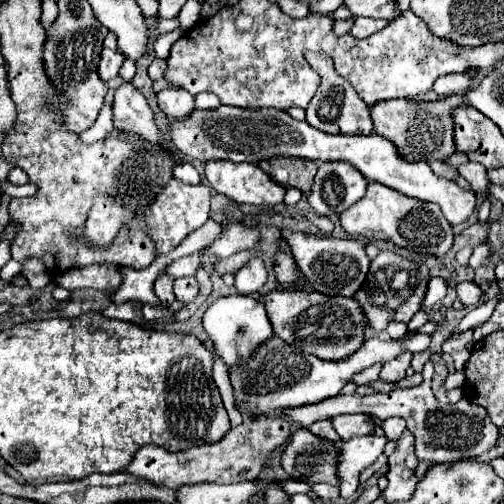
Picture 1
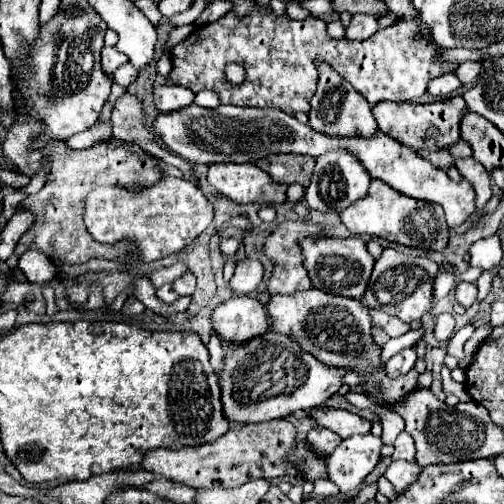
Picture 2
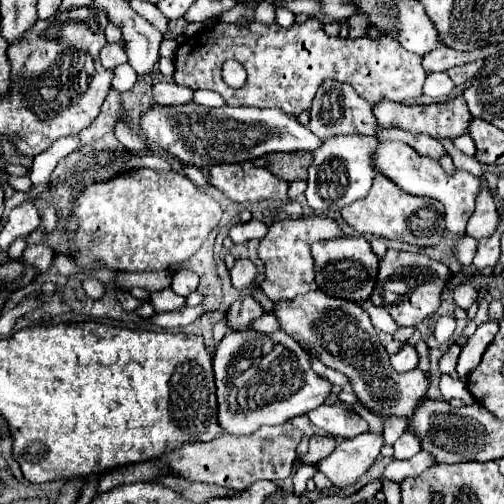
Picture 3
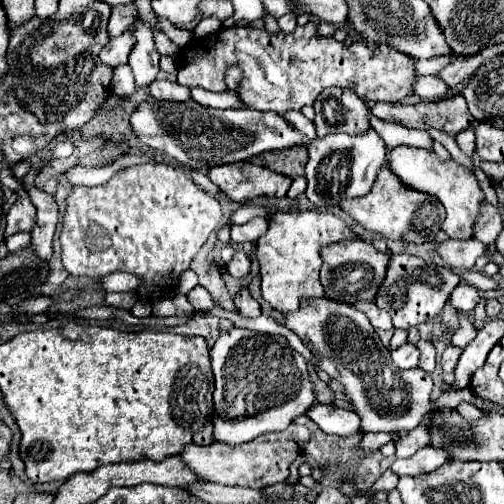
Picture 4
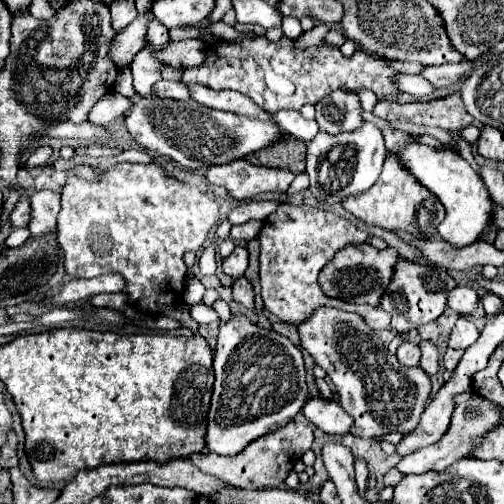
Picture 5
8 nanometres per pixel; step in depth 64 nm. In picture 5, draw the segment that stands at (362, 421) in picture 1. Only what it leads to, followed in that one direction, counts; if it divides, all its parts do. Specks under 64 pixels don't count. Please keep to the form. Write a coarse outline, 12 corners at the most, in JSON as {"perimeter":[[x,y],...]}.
{"perimeter":[[308,396],[302,414],[328,434],[346,434],[352,424],[332,424],[344,414],[332,400]]}

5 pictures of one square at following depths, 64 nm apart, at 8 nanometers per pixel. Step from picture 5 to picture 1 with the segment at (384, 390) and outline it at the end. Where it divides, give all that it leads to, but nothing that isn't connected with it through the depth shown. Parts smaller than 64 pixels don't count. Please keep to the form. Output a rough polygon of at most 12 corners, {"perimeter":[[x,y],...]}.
{"perimeter":[[276,288],[276,336],[320,360],[366,340],[356,298]]}

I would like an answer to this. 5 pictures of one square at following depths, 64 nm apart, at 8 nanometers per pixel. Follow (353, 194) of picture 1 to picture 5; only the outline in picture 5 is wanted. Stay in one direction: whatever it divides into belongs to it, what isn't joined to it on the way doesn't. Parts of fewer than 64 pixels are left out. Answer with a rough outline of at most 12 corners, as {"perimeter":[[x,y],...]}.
{"perimeter":[[364,122],[306,142],[312,196],[338,204],[368,190],[388,150]]}

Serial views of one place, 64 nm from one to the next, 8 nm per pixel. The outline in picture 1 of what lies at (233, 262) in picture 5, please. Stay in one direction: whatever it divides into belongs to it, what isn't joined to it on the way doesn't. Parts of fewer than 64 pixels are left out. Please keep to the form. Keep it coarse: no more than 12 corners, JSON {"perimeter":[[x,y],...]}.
{"perimeter":[[250,258],[236,272],[234,288],[252,294],[266,282],[260,258]]}

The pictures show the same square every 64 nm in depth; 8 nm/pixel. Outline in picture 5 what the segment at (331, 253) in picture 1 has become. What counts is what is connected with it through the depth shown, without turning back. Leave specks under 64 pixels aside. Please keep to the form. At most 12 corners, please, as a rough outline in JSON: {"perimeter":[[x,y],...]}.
{"perimeter":[[358,244],[318,274],[322,292],[380,306],[398,250]]}

